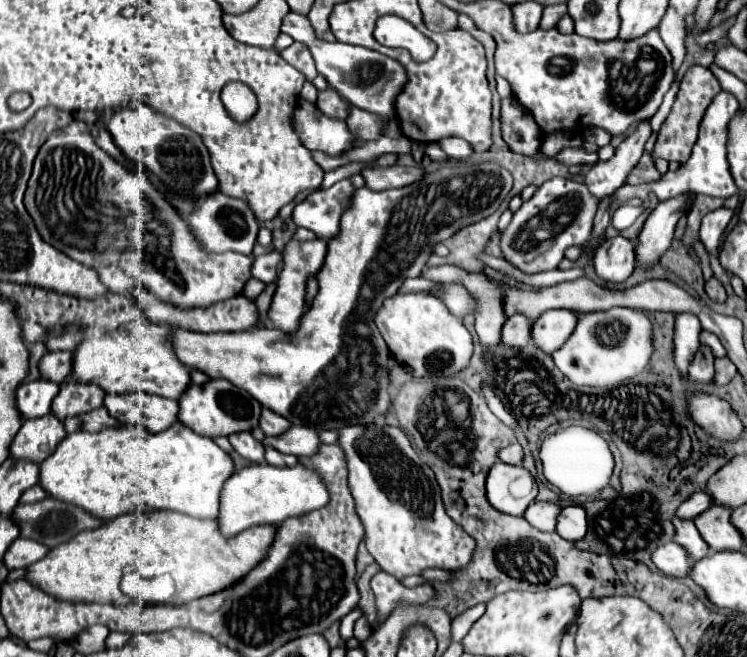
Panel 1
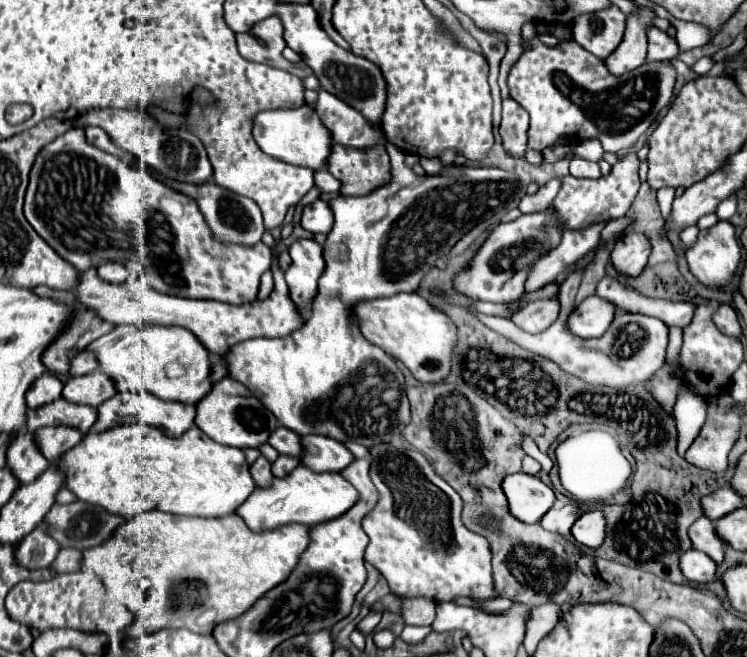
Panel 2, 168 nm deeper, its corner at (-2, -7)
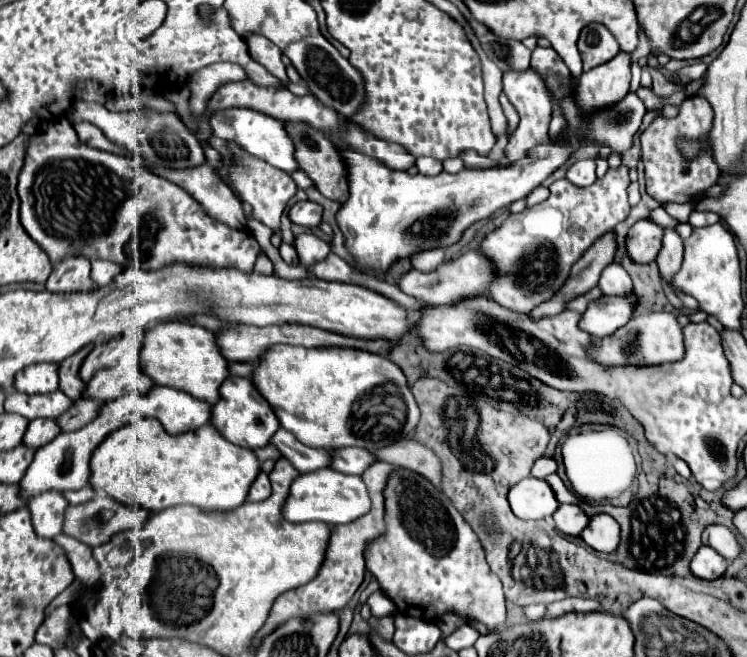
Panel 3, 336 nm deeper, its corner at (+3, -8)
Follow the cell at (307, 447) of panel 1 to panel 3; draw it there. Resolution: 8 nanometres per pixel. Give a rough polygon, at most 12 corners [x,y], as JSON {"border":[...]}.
{"border":[[347,447],[331,451],[333,469],[361,475],[377,461],[371,449]]}

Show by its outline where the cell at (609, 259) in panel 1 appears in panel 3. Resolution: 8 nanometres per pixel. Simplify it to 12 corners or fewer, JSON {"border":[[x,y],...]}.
{"border":[[649,217],[627,235],[627,255],[635,263],[655,261],[663,227]]}

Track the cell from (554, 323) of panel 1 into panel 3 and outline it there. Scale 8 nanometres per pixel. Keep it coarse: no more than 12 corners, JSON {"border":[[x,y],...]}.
{"border":[[635,293],[605,295],[589,305],[579,327],[603,339],[627,325]]}

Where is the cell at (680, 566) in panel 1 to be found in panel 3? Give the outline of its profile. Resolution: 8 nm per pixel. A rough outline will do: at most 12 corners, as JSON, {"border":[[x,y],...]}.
{"border":[[703,545],[691,561],[695,577],[711,581],[729,565]]}

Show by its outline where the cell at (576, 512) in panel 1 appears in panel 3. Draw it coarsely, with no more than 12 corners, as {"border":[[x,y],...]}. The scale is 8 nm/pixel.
{"border":[[599,513],[581,533],[599,553],[619,547],[619,523]]}

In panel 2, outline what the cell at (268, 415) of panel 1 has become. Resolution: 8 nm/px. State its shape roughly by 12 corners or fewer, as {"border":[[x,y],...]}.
{"border":[[284,426],[268,438],[280,454],[300,456],[300,436]]}

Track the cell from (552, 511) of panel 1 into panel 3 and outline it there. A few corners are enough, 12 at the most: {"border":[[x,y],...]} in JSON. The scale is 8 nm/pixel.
{"border":[[561,505],[555,529],[581,535],[589,517],[579,505]]}

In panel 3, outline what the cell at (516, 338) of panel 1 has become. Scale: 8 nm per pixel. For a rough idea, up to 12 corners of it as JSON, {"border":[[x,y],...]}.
{"border":[[615,231],[601,235],[573,265],[557,295],[531,311],[531,317],[557,315],[571,297],[599,283],[613,263]]}

